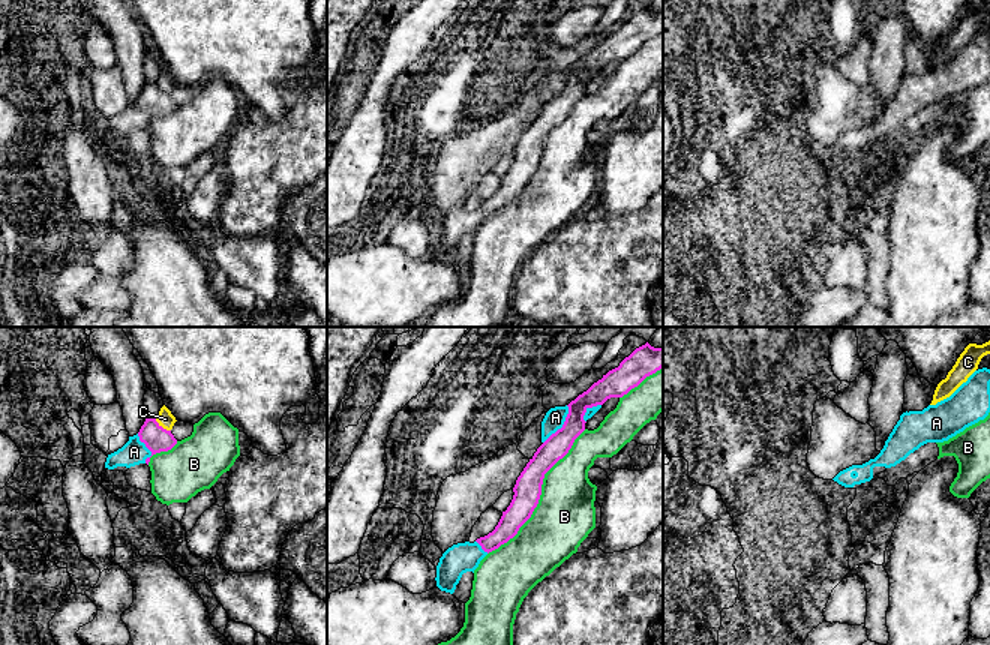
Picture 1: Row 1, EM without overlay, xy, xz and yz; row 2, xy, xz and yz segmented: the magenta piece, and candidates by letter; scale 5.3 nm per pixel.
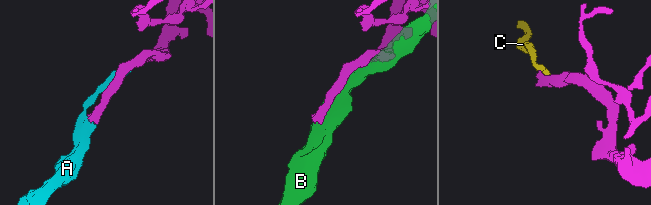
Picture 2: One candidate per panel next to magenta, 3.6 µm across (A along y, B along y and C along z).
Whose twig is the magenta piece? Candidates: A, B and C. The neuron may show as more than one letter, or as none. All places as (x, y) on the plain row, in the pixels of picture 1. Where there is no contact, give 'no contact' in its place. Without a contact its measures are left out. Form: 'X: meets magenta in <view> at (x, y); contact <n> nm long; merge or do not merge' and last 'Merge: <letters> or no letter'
A: meets magenta in xz at (563, 89); contact 240 nm long; merge
B: meets magenta in xz at (540, 158); contact 850 nm long; do not merge
C: meets magenta in xy at (161, 90); contact 110 nm long; do not merge
Merge: A

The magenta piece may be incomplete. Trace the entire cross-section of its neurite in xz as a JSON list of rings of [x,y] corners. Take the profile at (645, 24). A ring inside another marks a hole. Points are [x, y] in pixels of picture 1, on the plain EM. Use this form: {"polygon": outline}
{"polygon": [[[646,6],[567,69],[568,78],[562,92],[537,112],[518,141],[513,164],[495,194],[476,204],[484,216],[489,218],[507,207],[531,182],[542,159],[544,138],[568,117],[574,104],[585,94],[586,74],[603,69],[610,62],[622,62],[662,32],[663,12],[654,12]]]}

